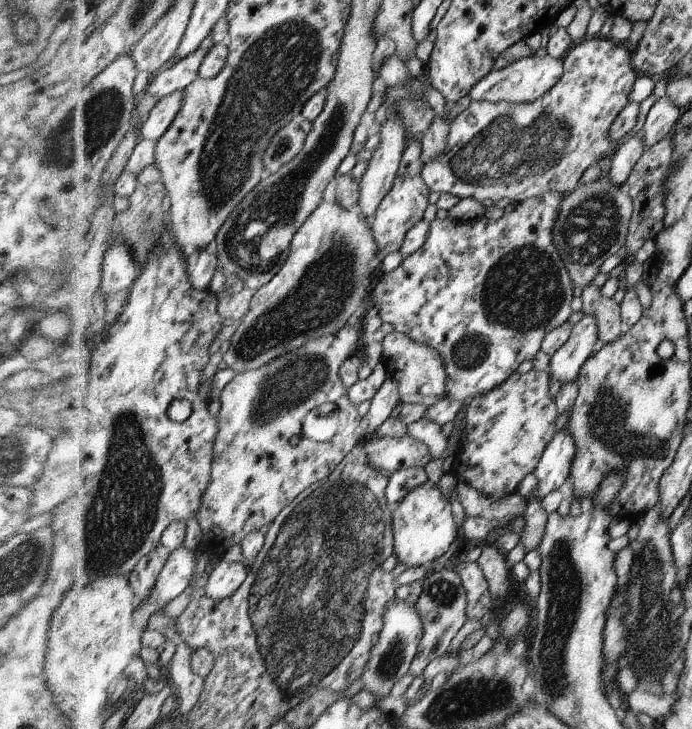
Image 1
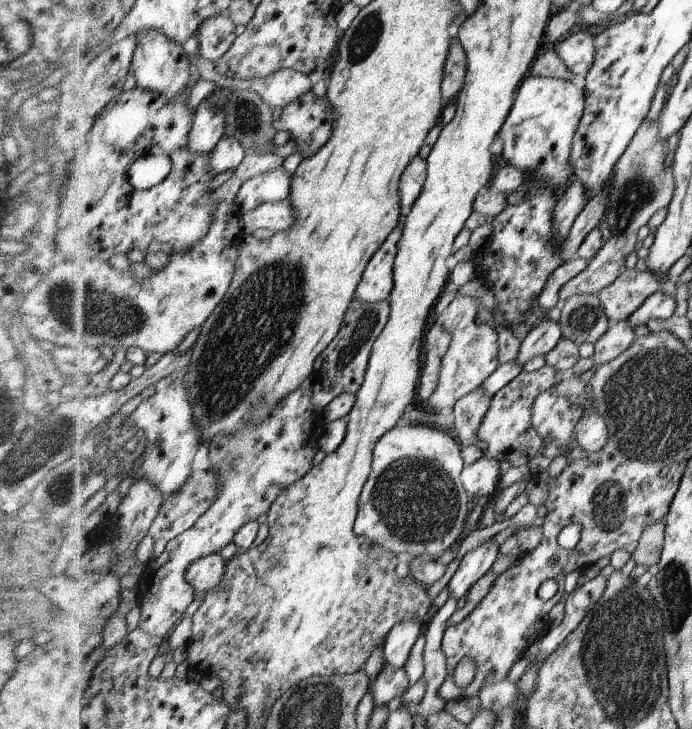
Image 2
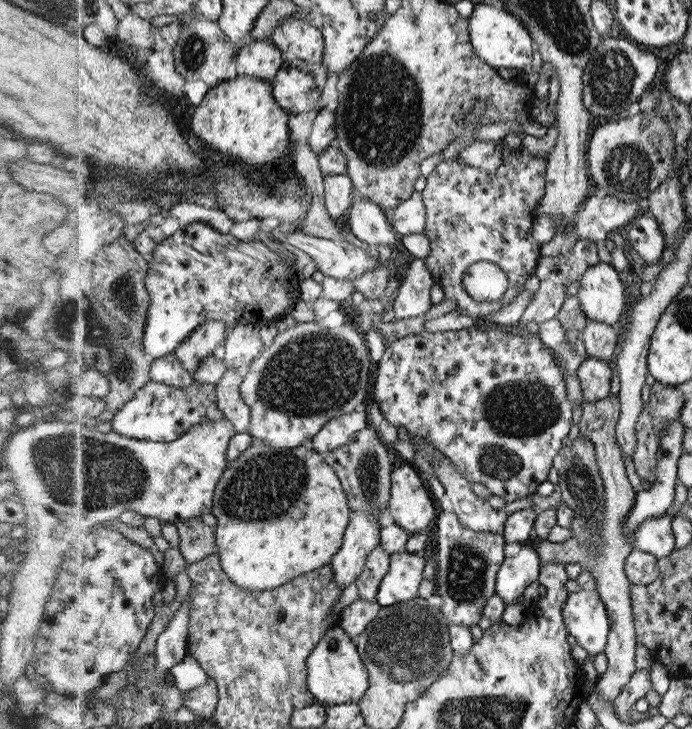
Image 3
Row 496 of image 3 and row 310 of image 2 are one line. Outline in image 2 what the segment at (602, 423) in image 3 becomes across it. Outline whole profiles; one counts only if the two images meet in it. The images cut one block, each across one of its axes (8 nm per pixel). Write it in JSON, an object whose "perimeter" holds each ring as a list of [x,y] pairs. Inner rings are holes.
{"perimeter":[[[626,269],[596,295],[610,322],[618,322],[628,320],[646,298],[660,290],[661,282],[650,271]]]}

